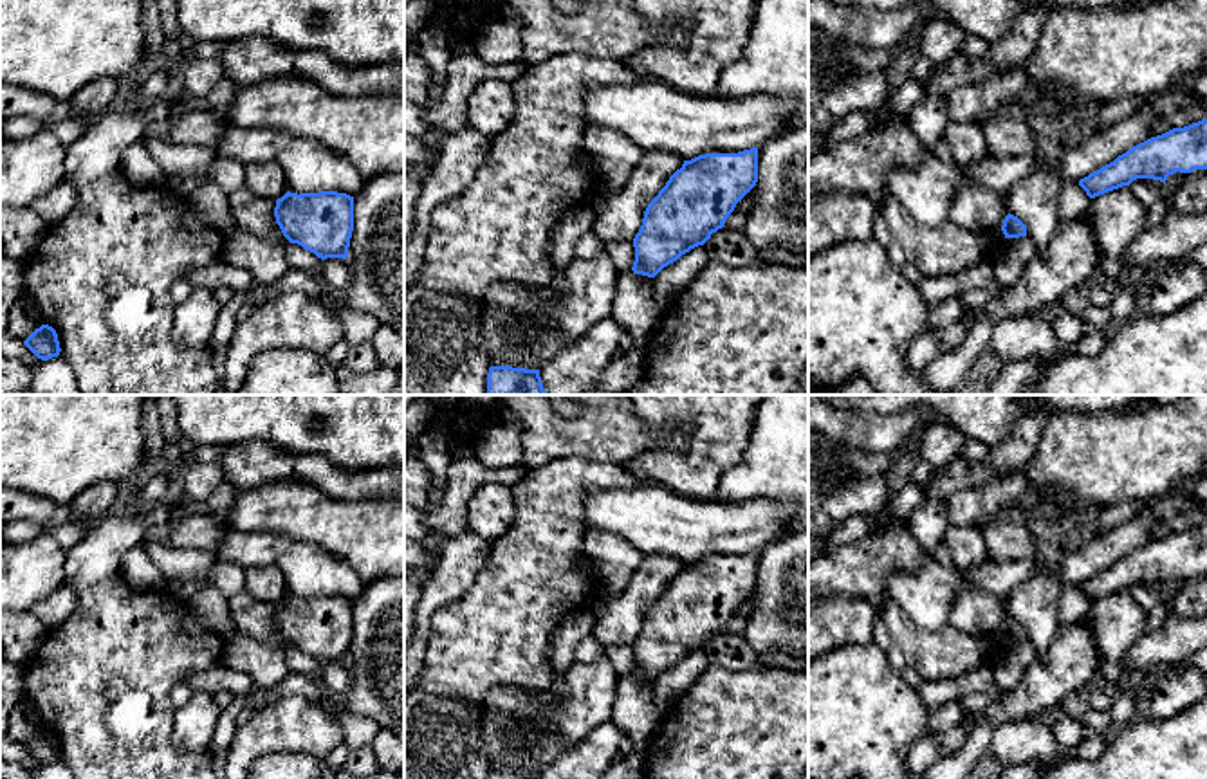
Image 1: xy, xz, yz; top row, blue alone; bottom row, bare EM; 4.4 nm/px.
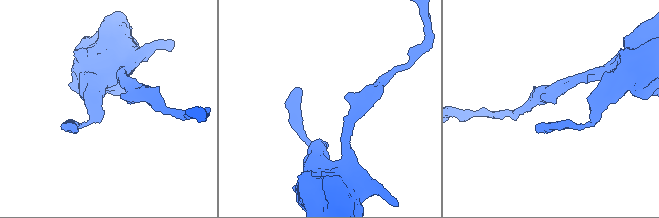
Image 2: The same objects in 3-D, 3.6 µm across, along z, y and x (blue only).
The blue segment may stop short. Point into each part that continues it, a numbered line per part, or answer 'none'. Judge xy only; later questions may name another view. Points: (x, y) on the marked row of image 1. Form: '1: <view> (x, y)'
none

